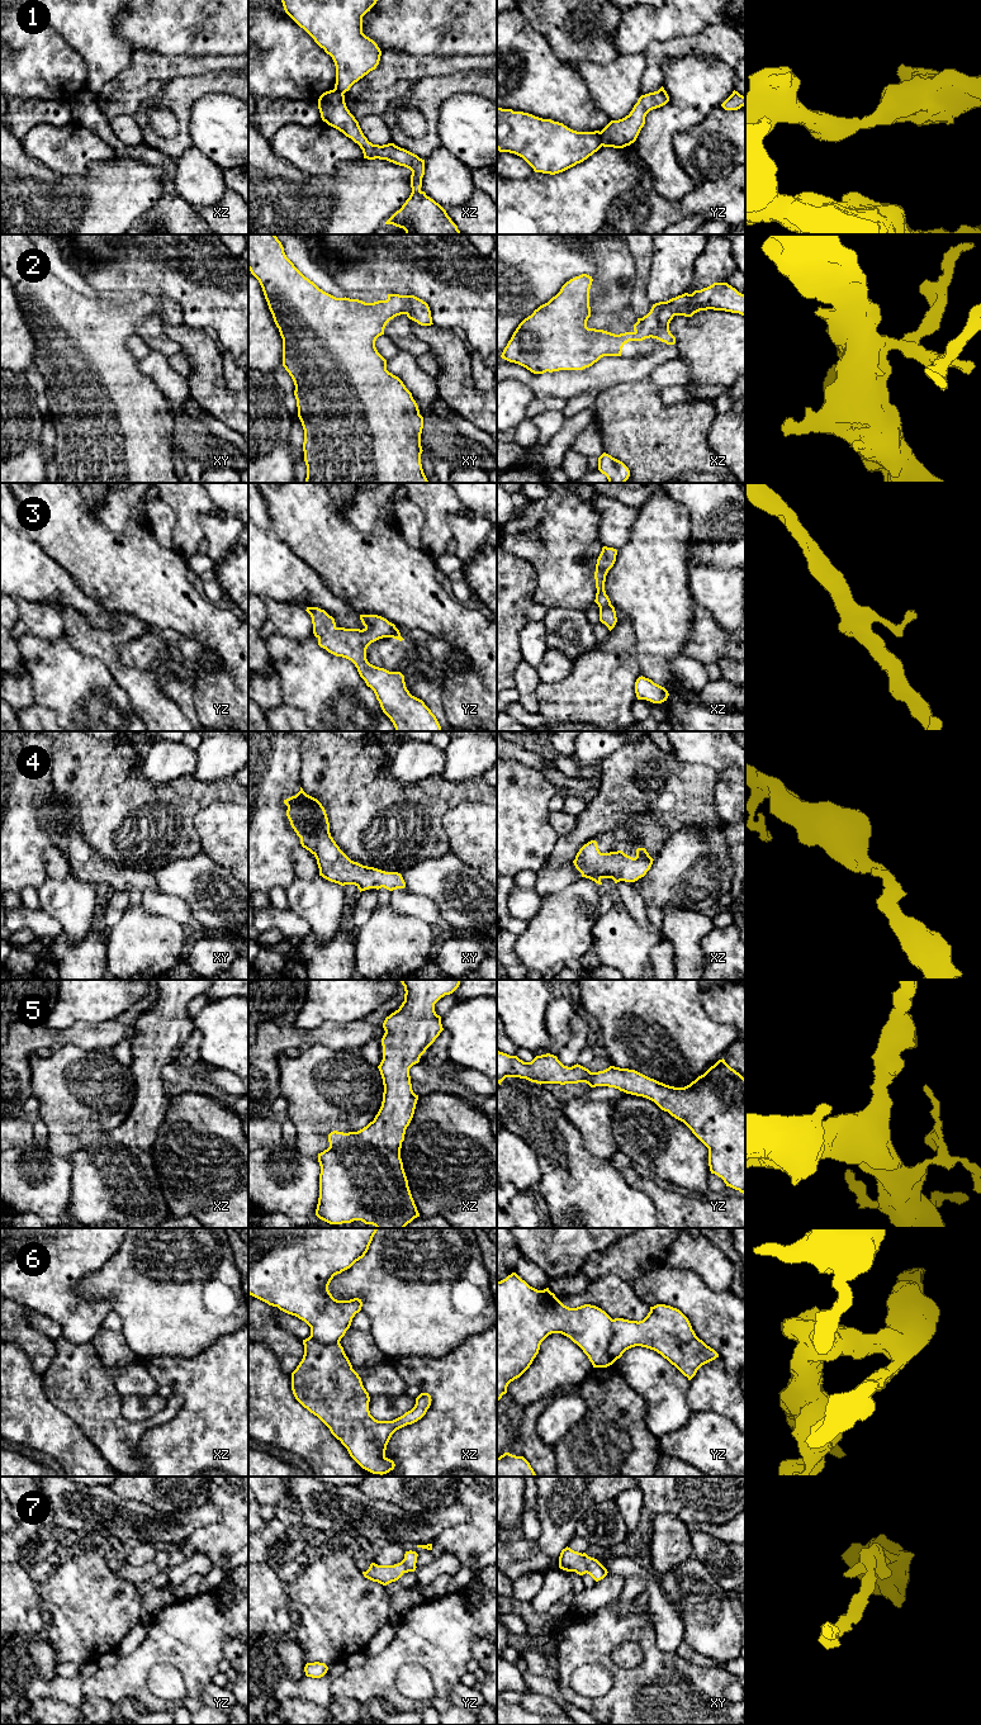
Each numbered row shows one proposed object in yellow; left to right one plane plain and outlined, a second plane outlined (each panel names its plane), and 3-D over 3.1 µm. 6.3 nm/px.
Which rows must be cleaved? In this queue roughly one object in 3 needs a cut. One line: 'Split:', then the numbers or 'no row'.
Split: 1, 6

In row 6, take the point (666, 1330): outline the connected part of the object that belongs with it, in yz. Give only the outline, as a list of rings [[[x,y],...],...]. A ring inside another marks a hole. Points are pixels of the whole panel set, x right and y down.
[[[665,1304],[650,1307],[643,1321],[613,1319],[608,1354],[613,1361],[635,1346],[657,1351],[691,1380],[697,1370],[719,1357],[719,1354],[700,1340],[688,1318],[677,1308]]]

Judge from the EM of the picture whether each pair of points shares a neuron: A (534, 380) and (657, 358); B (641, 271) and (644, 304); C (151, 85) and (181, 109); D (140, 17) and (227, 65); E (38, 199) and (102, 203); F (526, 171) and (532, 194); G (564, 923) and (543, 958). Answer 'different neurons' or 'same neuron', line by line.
A: same neuron
B: same neuron
C: different neurons
D: different neurons
E: same neuron
F: different neurons
G: same neuron

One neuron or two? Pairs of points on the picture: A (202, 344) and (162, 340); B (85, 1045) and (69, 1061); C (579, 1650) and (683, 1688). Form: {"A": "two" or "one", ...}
{"A": "two", "B": "two", "C": "one"}

